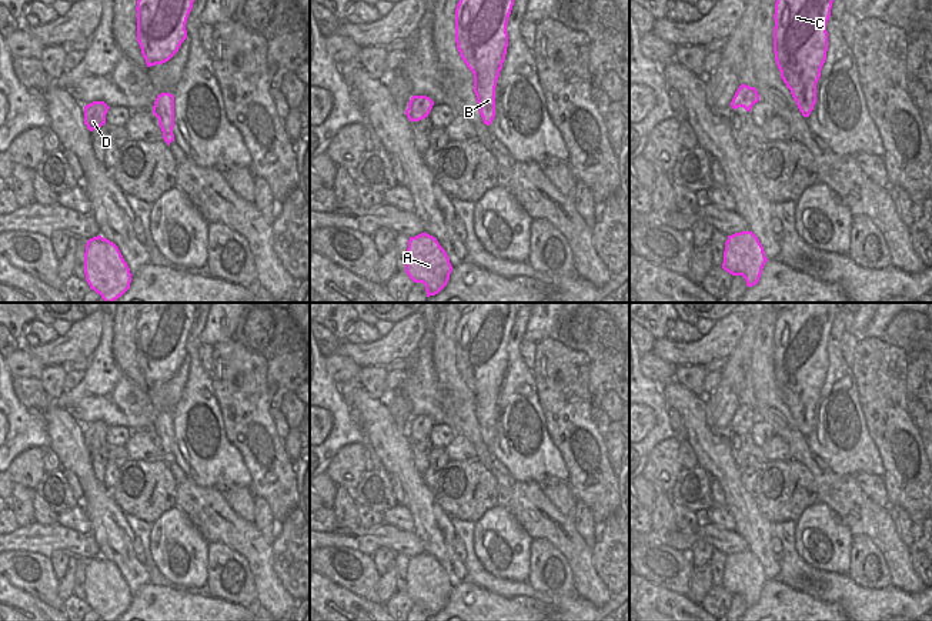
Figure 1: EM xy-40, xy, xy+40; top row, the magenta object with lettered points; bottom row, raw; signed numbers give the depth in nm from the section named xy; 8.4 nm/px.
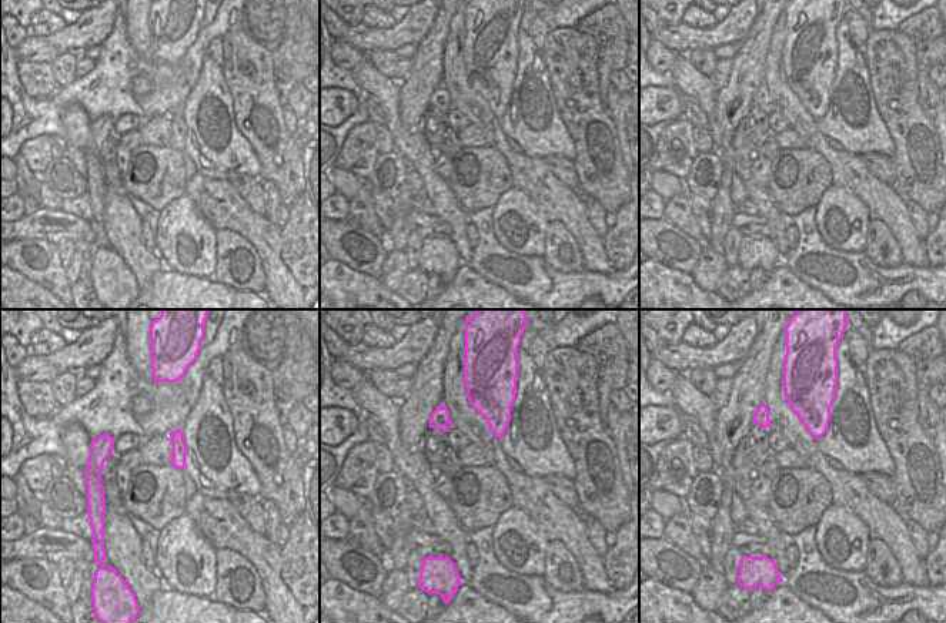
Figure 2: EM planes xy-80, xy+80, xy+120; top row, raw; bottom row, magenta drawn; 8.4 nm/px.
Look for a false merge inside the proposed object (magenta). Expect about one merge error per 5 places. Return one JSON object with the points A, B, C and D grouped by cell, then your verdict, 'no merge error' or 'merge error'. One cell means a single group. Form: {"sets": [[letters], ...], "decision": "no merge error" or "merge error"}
{"sets": [["A", "B", "C", "D"]], "decision": "no merge error"}

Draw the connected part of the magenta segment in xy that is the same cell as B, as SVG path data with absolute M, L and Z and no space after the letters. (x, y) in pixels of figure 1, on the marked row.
M460 0L455 43L474 74L474 93L484 124L495 117L495 87L508 47L507 24L514 0Z

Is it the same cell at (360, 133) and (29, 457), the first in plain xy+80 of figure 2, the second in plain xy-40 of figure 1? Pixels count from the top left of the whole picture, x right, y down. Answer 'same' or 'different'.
same

